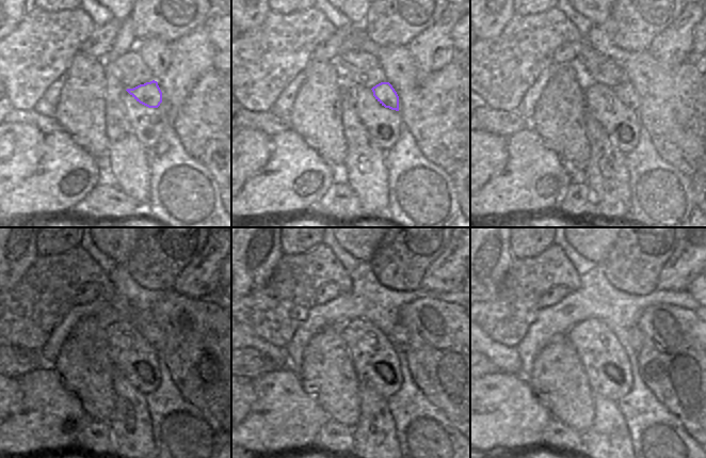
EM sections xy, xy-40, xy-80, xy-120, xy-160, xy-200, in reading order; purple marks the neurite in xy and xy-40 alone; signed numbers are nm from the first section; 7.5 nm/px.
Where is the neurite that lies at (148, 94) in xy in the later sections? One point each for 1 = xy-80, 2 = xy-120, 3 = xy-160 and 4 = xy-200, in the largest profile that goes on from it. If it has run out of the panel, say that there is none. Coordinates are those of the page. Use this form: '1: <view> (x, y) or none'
1: xy-80 (625, 92)
2: xy-120 (151, 332)
3: xy-160 (399, 336)
4: xy-200 (636, 336)

